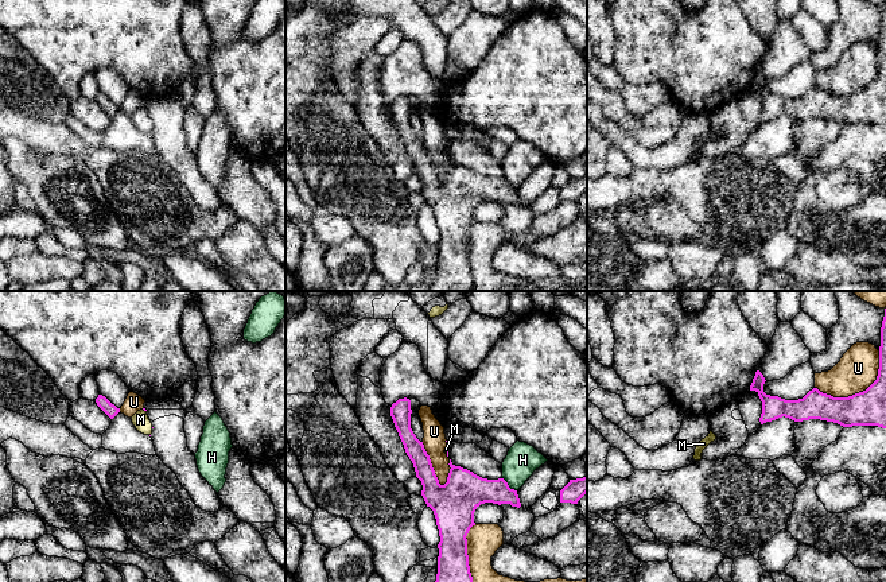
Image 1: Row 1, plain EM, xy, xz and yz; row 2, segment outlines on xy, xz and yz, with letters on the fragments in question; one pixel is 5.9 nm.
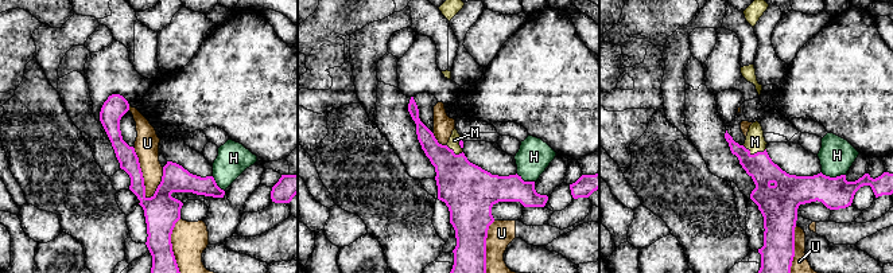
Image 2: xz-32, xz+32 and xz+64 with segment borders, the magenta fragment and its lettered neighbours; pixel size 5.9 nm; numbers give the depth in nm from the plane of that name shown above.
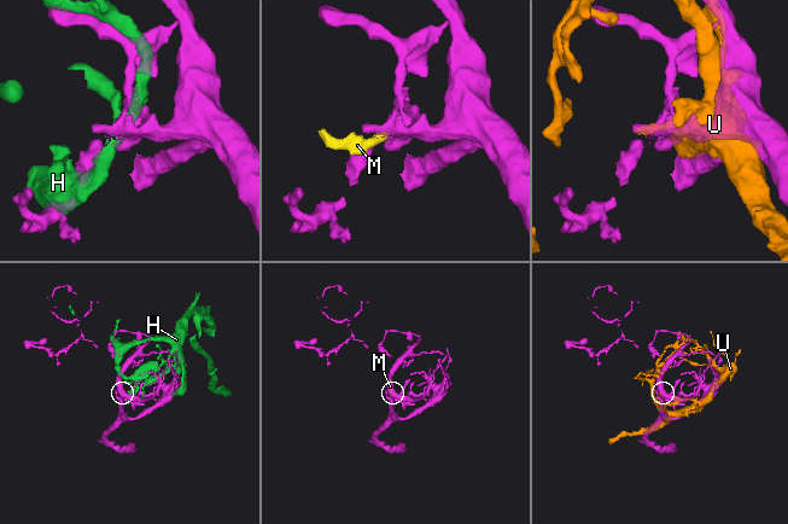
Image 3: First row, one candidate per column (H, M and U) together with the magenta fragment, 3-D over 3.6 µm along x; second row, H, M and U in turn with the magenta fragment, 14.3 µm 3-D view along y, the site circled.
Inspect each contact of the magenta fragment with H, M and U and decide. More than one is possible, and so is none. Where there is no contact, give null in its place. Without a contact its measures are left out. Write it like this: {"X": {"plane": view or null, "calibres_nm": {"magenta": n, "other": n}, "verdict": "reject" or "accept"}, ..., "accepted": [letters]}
{"H": {"plane": "xz", "calibres_nm": {"magenta": 220, "other": 190}, "verdict": "reject"}, "M": {"plane": "xz", "calibres_nm": {"magenta": 20, "other": 20}, "verdict": "accept"}, "U": {"plane": "yz", "calibres_nm": {"magenta": 200, "other": 240}, "verdict": "reject"}, "accepted": ["M"]}

